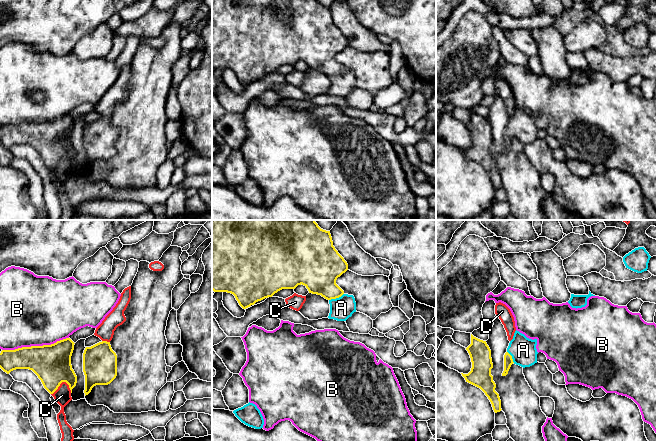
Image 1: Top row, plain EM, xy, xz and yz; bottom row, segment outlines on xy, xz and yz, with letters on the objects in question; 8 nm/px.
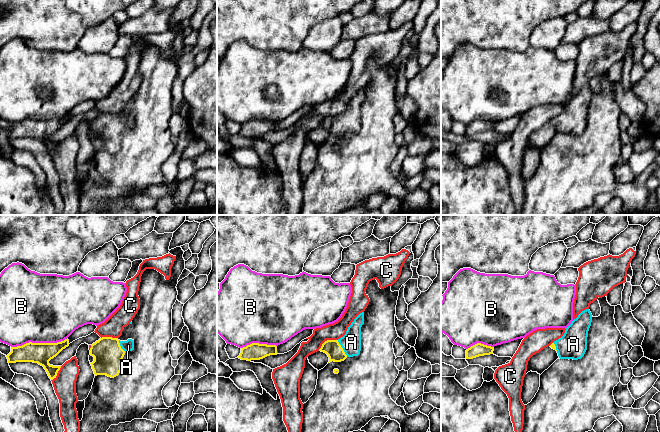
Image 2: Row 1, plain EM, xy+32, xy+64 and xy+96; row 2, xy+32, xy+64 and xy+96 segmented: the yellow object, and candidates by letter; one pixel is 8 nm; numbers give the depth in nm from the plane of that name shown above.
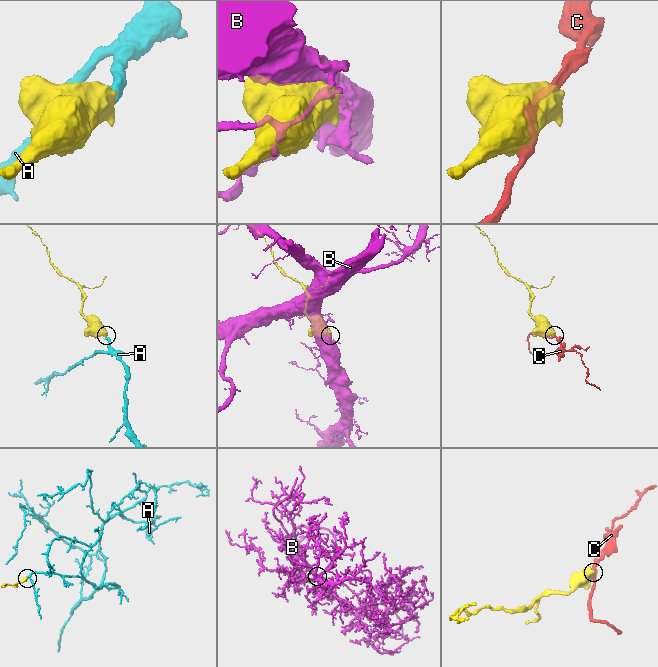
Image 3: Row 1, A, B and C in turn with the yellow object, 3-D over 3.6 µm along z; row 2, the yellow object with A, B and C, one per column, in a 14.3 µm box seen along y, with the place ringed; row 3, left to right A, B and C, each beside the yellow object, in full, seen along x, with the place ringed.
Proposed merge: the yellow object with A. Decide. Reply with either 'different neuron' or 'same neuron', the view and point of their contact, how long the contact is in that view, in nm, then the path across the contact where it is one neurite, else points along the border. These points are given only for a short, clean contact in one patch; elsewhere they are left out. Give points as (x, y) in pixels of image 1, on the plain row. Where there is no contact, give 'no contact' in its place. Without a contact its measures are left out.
same neuron | xz (336, 73) | 130 nm | across xz (319, 47), (321, 56), (336, 73), (341, 80), (341, 84)

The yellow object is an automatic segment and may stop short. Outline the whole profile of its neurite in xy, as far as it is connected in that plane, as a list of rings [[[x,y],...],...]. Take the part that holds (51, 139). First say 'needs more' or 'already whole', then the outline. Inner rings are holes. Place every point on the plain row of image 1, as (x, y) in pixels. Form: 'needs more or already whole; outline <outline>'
already whole; outline [[[66,114],[51,121],[2,126],[0,144],[7,150],[16,145],[32,146],[50,170],[62,158],[69,161],[72,169],[77,159],[77,152],[71,141],[74,120],[70,114]]]

